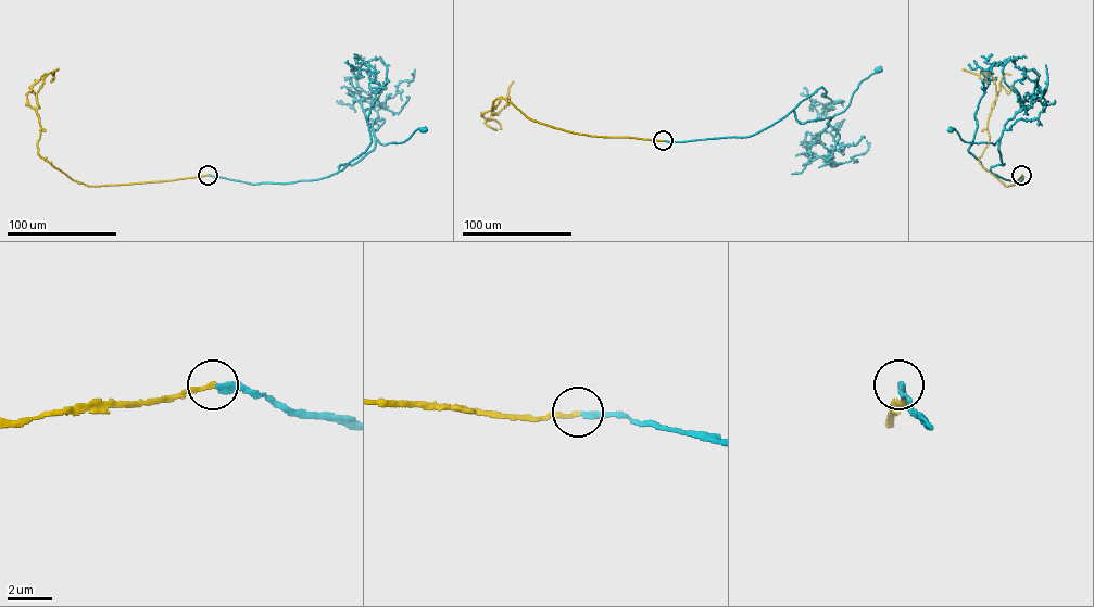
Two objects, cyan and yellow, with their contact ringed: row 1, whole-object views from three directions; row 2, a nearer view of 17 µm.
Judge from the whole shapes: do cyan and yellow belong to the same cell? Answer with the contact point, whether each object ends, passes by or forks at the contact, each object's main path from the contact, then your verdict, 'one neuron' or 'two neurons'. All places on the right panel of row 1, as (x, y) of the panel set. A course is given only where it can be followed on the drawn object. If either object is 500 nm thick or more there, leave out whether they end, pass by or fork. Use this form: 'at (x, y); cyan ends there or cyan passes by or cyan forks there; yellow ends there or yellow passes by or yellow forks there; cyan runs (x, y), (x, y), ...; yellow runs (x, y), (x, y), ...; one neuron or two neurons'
at (1021, 175); cyan ends there; yellow ends there; cyan runs (1021, 175), (1019, 185), (990, 172), (991, 166), (1004, 164), (1000, 139), (995, 144), (966, 142), (951, 130); yellow runs (1021, 175), (1016, 184), (1005, 186), (980, 163), (989, 141), (986, 124), (996, 86), (988, 73), (963, 68); one neuron

